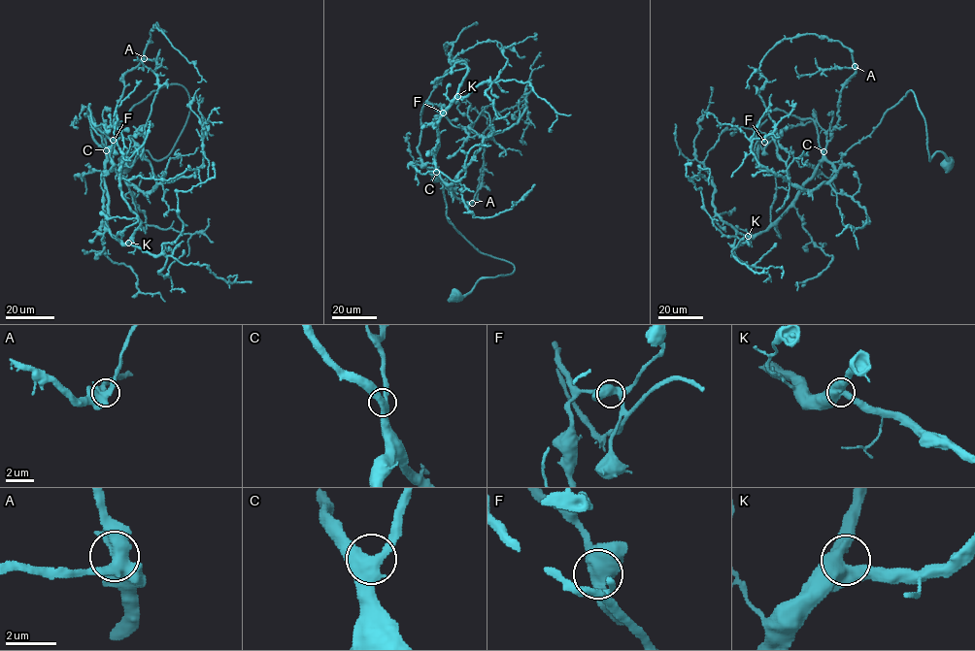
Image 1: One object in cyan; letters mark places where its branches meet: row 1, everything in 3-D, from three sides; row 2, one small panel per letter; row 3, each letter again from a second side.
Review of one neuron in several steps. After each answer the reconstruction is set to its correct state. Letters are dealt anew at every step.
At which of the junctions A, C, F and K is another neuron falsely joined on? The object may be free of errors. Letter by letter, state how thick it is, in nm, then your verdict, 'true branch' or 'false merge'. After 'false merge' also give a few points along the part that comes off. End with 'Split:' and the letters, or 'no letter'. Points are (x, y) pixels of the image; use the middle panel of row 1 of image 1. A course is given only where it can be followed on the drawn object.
A: 500 nm thick; true branch
C: 420 nm thick; true branch
F: 500 nm thick; false merge; foreign part runs (443, 112), (453, 125), (461, 126), (469, 135), (459, 149), (447, 157)
K: 500 nm thick; true branch
Split: F

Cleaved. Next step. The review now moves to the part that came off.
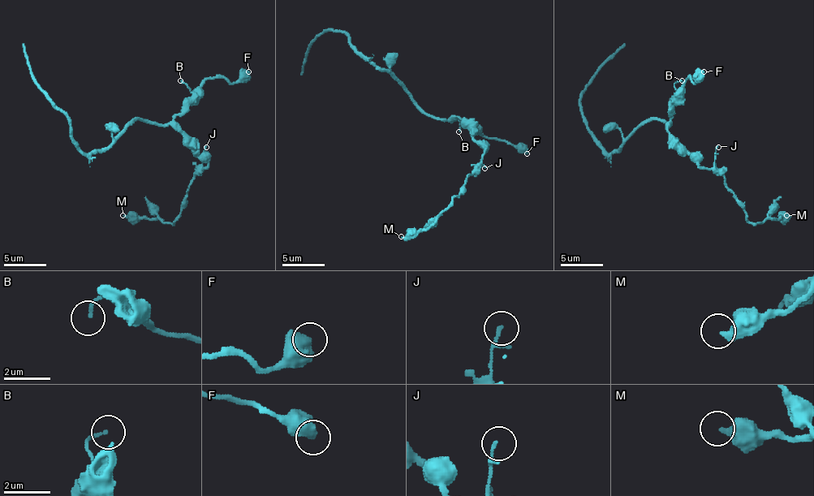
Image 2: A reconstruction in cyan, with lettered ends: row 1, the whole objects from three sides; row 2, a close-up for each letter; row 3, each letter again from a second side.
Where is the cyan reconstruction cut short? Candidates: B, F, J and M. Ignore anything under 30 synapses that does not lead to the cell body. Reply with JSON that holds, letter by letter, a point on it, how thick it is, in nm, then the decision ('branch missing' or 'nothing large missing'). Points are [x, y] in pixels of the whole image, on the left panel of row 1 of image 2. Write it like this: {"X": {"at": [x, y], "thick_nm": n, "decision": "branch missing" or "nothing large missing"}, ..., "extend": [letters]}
{"B": {"at": [180, 80], "thick_nm": 110, "decision": "nothing large missing"}, "F": {"at": [248, 71], "thick_nm": 700, "decision": "nothing large missing"}, "J": {"at": [206, 147], "thick_nm": 90, "decision": "nothing large missing"}, "M": {"at": [122, 215], "thick_nm": 440, "decision": "nothing large missing"}, "extend": []}

